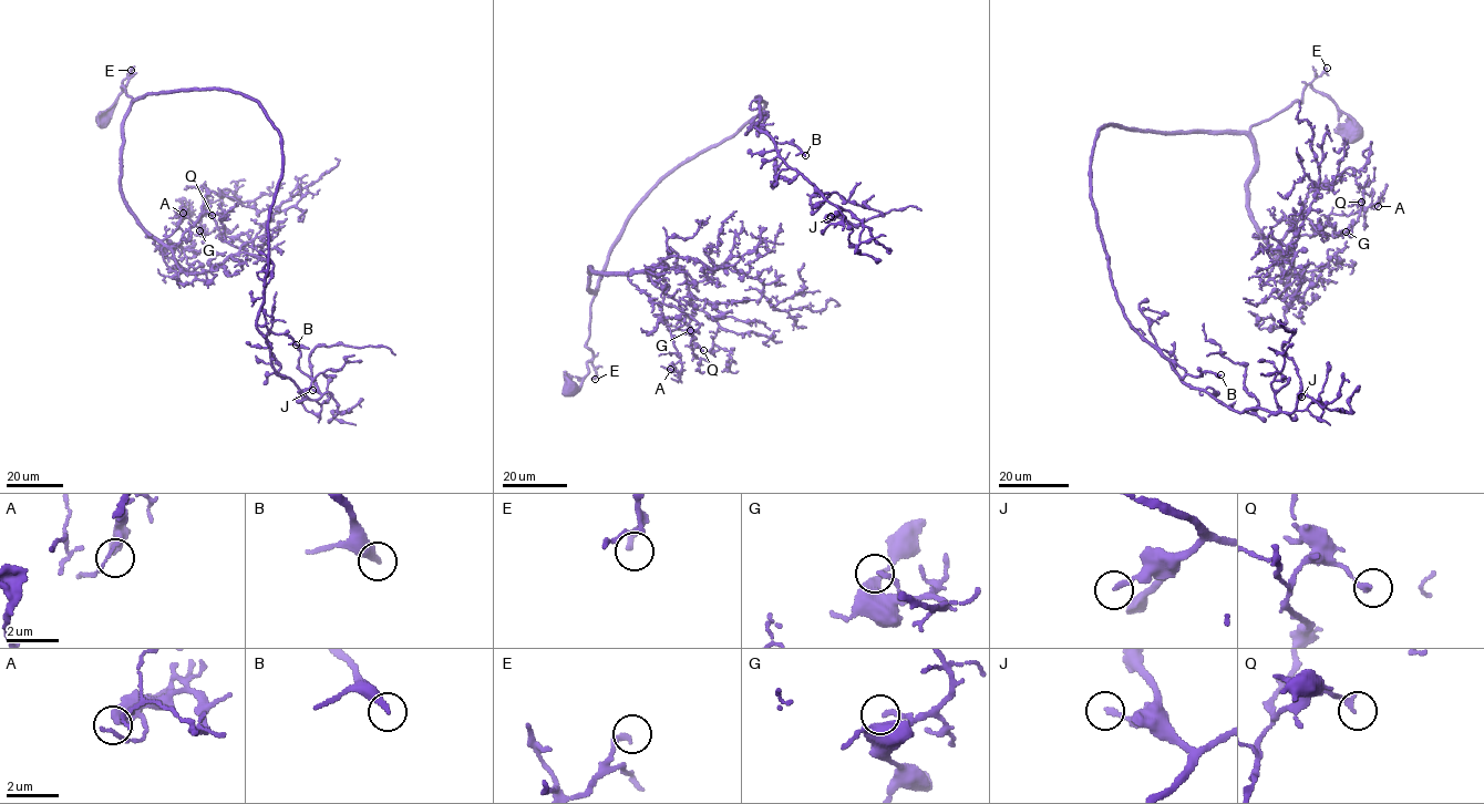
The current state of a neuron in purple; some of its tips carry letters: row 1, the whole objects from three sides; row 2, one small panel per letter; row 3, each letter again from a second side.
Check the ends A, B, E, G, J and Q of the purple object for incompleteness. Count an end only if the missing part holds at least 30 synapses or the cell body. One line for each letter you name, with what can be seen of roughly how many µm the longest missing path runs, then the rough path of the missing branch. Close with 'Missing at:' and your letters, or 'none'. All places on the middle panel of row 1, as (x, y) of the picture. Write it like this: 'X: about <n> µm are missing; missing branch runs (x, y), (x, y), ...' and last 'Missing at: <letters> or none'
B: about 45 µm are missing; missing branch runs (805, 155), (828, 158), (835, 167), (824, 172), (827, 162), (807, 152), (813, 150)
Missing at: B

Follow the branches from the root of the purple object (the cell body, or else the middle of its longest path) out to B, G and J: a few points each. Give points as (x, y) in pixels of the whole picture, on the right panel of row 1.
B: (1353, 131), (1309, 84), (1301, 102), (1248, 131), (1101, 126), (1091, 199), (1124, 317), (1186, 373), (1220, 374)
G: (1353, 131), (1351, 119), (1309, 84), (1301, 102), (1250, 127), (1250, 219), (1286, 277), (1294, 237), (1346, 232)
J: (1353, 131), (1309, 84), (1248, 131), (1102, 125), (1091, 161), (1127, 321), (1235, 410), (1291, 413), (1301, 397)

